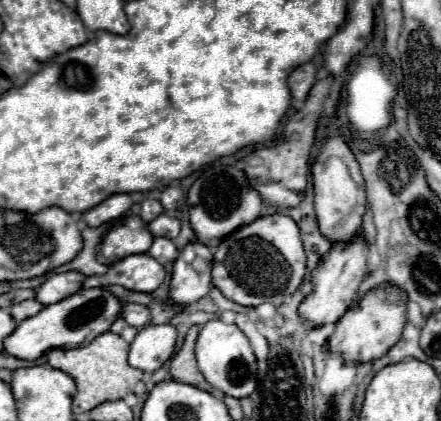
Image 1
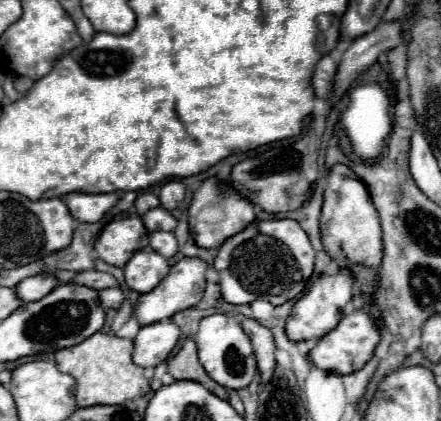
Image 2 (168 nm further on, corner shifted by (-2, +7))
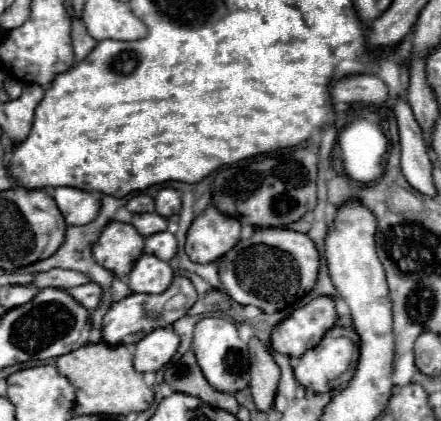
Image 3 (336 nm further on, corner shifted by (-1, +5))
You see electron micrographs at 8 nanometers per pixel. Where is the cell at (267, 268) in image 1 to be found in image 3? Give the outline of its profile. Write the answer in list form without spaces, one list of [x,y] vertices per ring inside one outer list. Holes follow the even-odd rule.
[[[256,229],[246,241],[232,247],[216,261],[226,293],[240,305],[254,305],[264,313],[276,313],[308,295],[318,279],[320,257],[314,241],[292,229]]]

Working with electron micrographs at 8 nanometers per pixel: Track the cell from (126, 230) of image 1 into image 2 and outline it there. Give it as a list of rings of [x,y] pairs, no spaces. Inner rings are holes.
[[[139,215],[111,221],[95,241],[99,257],[115,267],[123,267],[131,259],[131,253],[145,249],[147,245],[149,235]]]

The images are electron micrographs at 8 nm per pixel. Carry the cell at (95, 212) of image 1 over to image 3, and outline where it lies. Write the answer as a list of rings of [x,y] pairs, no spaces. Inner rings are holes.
[[[56,187],[52,197],[64,215],[66,225],[86,225],[94,221],[94,215],[98,215],[100,201],[92,193],[74,187]]]

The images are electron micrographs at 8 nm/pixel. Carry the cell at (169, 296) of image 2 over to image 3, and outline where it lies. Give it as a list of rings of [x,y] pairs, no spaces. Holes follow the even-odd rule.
[[[176,275],[172,285],[162,293],[162,295],[128,295],[120,301],[116,301],[108,313],[104,315],[104,321],[102,321],[102,341],[106,345],[130,345],[130,343],[138,343],[142,337],[146,337],[148,333],[152,333],[154,329],[160,329],[160,327],[168,327],[172,325],[174,321],[178,321],[180,317],[186,315],[186,311],[194,305],[196,301],[196,289],[194,285],[190,283],[190,279],[186,277],[180,277]],[[174,295],[184,295],[184,305],[180,309],[174,309],[174,311],[166,311],[164,309],[164,303],[168,303]]]

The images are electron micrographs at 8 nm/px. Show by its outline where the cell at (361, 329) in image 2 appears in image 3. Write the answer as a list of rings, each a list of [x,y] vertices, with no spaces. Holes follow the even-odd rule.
[[[334,327],[330,329],[324,339],[310,351],[306,351],[300,357],[298,367],[294,369],[296,381],[306,387],[312,393],[326,393],[342,387],[346,383],[346,377],[354,373],[354,367],[358,363],[358,335],[354,329]]]

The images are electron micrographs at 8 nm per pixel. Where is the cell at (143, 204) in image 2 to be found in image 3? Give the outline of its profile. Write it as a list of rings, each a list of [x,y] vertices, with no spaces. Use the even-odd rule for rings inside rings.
[[[138,193],[126,203],[126,209],[130,213],[154,213],[154,199],[150,195]]]

